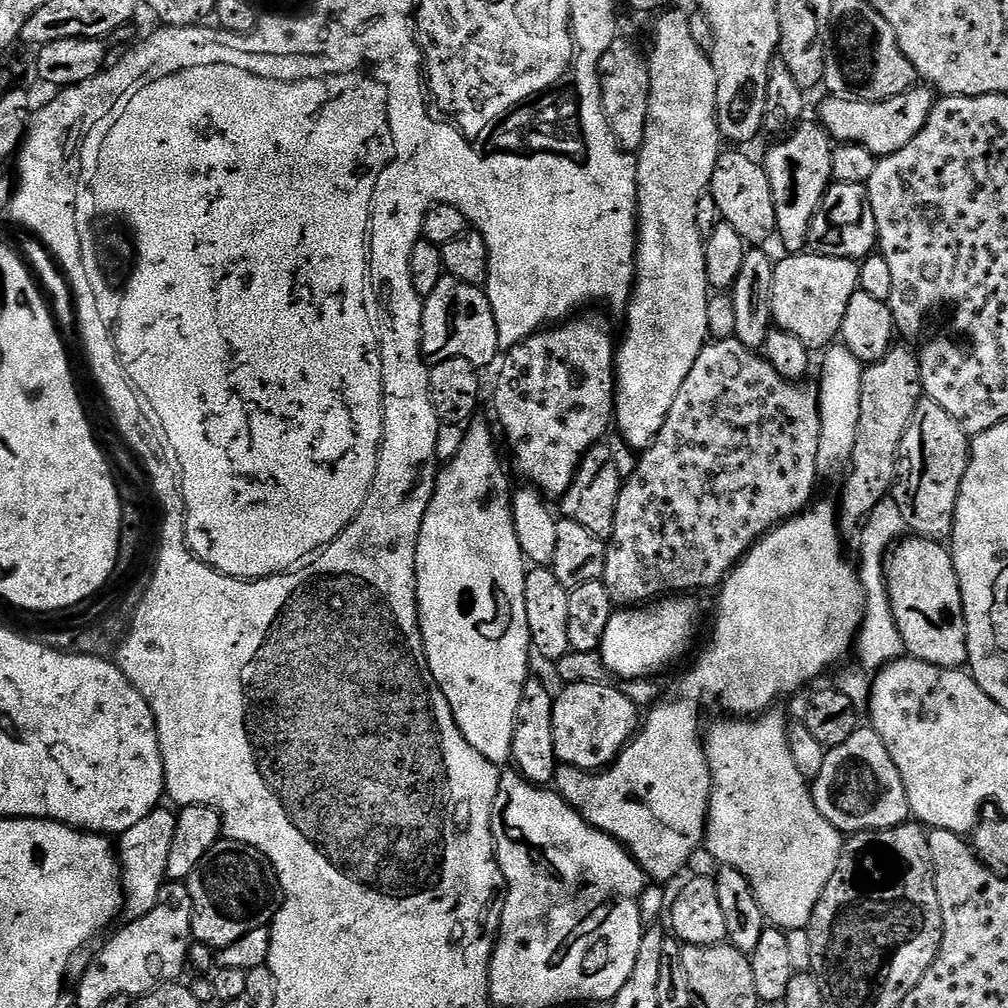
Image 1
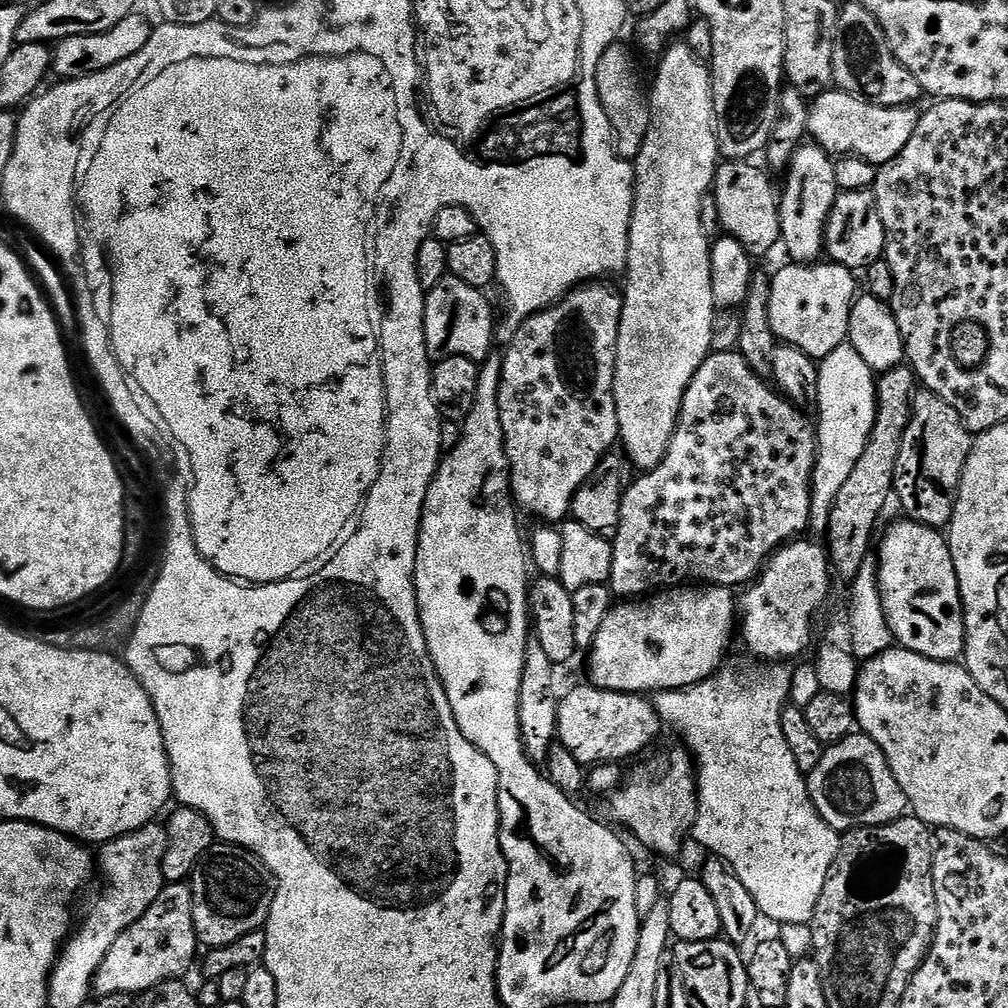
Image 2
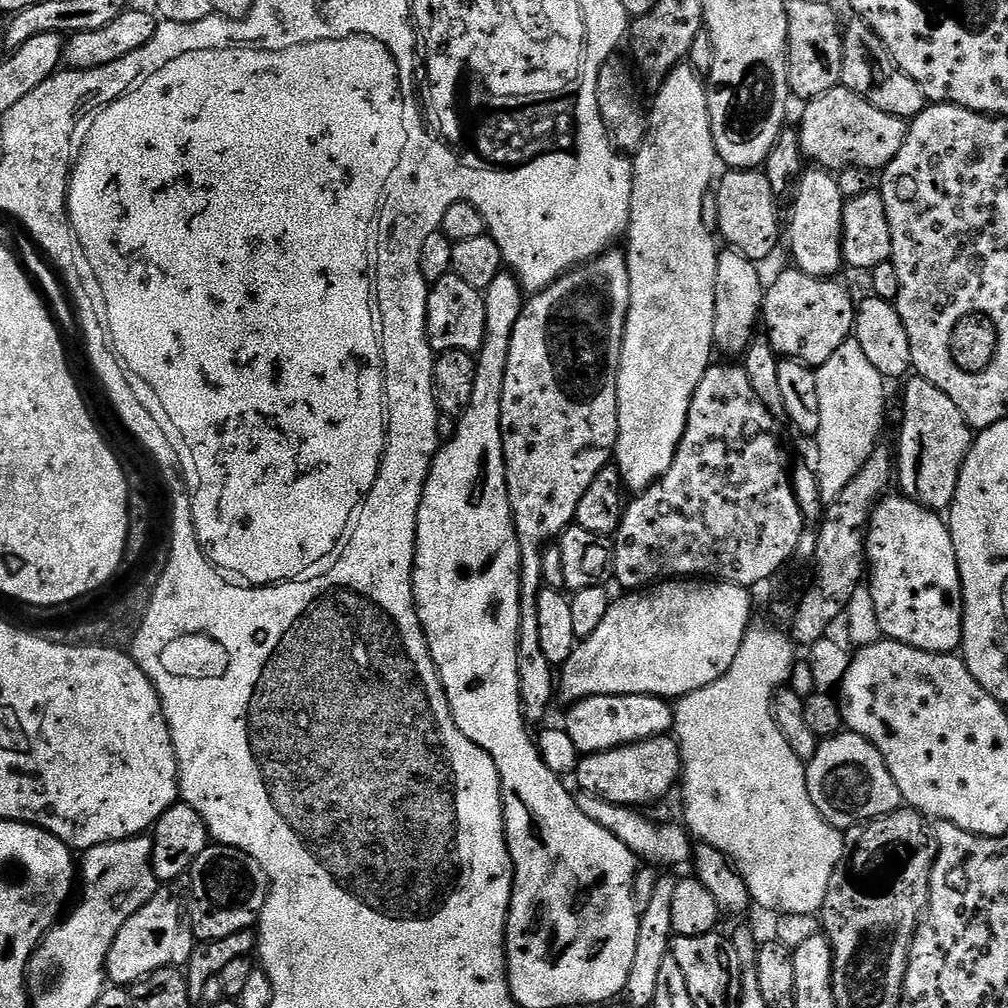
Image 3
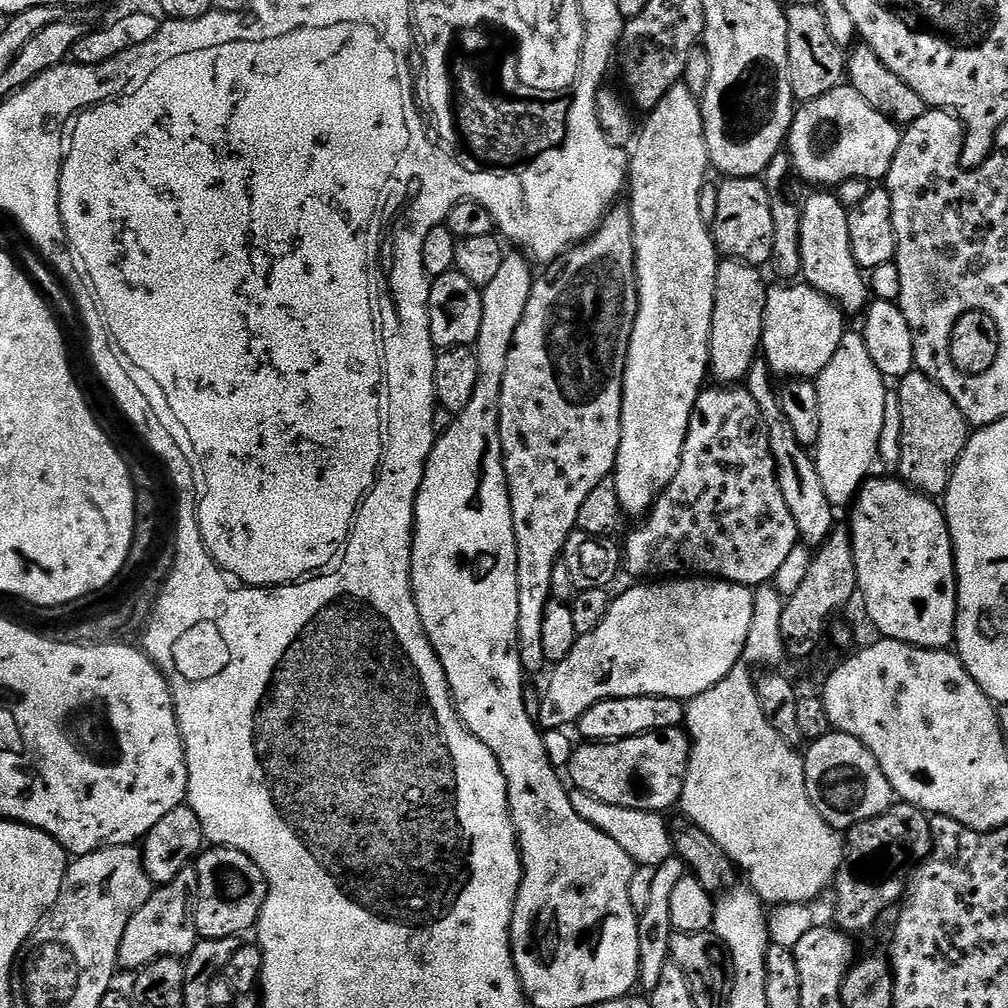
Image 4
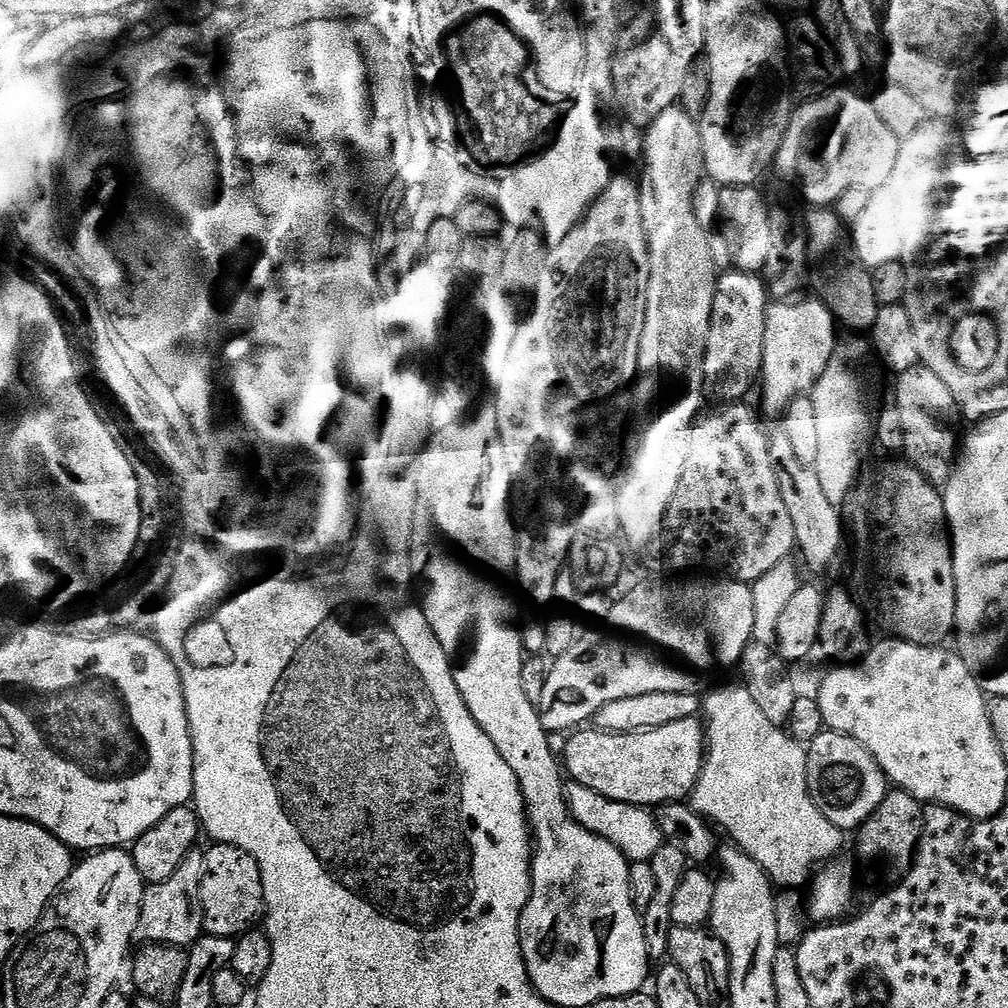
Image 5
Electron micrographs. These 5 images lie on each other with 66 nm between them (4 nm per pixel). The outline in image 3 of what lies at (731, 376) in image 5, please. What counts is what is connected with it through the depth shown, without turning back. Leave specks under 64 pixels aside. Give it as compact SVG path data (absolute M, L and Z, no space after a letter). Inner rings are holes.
M724 250L716 258L716 293L714 294L714 338L715 347L730 355L739 357L754 339L754 333L762 320L764 311L765 281L760 281L757 261L746 258L741 252Z

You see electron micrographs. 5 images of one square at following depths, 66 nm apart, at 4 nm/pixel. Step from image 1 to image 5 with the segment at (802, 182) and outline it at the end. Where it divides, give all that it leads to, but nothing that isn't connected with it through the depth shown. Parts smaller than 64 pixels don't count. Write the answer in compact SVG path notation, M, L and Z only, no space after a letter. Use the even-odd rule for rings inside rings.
M820 206L809 216L808 258L814 262L814 284L820 287L819 299L823 300L832 315L856 334L867 333L874 326L882 305L874 294L872 272L854 259L852 245L846 235L845 221L831 207Z

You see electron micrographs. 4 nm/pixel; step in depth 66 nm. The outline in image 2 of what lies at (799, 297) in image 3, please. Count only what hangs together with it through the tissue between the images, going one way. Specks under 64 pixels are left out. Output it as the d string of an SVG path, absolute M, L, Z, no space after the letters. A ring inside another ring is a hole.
M817 262L815 264L785 263L785 268L776 272L776 277L771 277L770 283L770 326L774 330L777 341L793 344L802 354L809 356L817 362L824 360L831 352L838 350L838 346L845 343L848 338L850 326L850 310L852 302L858 295L853 269L831 262Z

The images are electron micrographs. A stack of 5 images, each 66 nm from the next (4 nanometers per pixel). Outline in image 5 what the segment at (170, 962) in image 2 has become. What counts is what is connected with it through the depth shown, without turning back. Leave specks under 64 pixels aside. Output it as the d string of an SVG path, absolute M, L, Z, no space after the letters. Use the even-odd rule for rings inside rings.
M193 850L182 858L182 866L166 878L166 882L158 882L145 887L142 898L142 910L138 918L135 939L144 944L172 944L175 948L187 949L196 943L204 932L204 911L200 905L200 891L202 890L202 866L204 865L204 852Z

